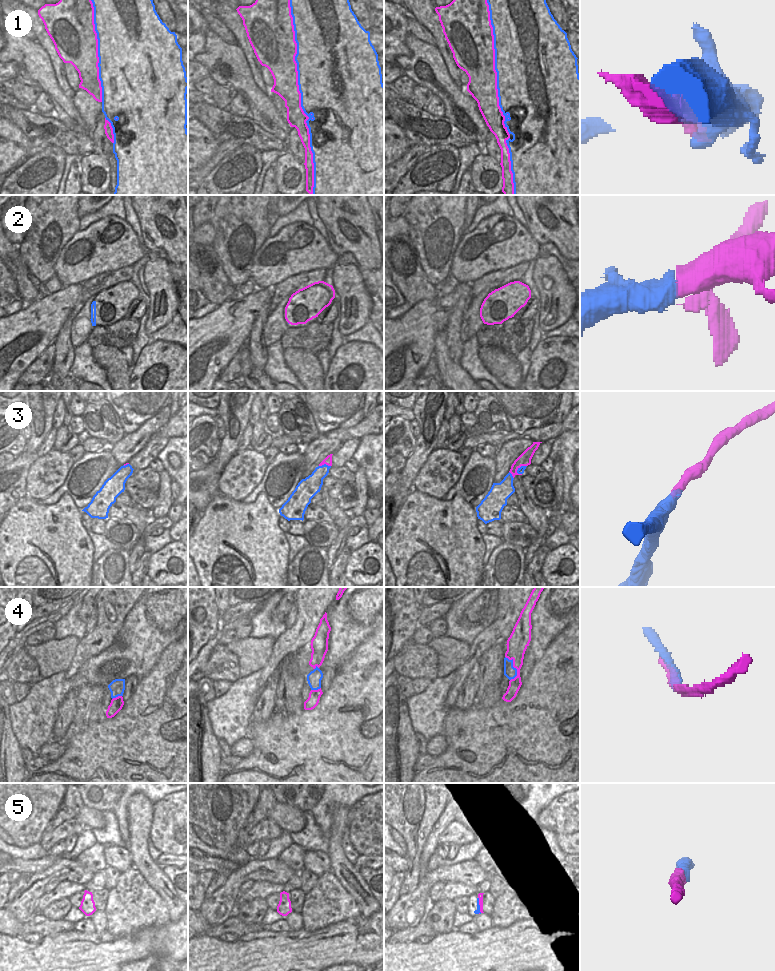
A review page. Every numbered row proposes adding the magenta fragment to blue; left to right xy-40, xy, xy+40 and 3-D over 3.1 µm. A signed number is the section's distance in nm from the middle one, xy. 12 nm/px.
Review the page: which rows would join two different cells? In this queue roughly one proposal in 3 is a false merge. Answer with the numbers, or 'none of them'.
1

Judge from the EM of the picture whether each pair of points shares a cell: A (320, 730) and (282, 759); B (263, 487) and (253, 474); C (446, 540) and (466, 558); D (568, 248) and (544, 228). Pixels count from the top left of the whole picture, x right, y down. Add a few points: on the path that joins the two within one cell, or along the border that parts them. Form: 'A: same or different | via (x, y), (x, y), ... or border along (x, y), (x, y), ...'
A: same | via (311, 739), (291, 759)
B: different | border along (268, 464), (262, 480), (243, 498)
C: same | via (450, 545), (461, 555)
D: same | via (562, 242), (550, 230)

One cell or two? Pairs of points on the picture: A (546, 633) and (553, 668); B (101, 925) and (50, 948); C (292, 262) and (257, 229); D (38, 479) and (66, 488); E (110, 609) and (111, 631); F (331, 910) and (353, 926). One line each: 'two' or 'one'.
A: two
B: two
C: two
D: two
E: one
F: two

